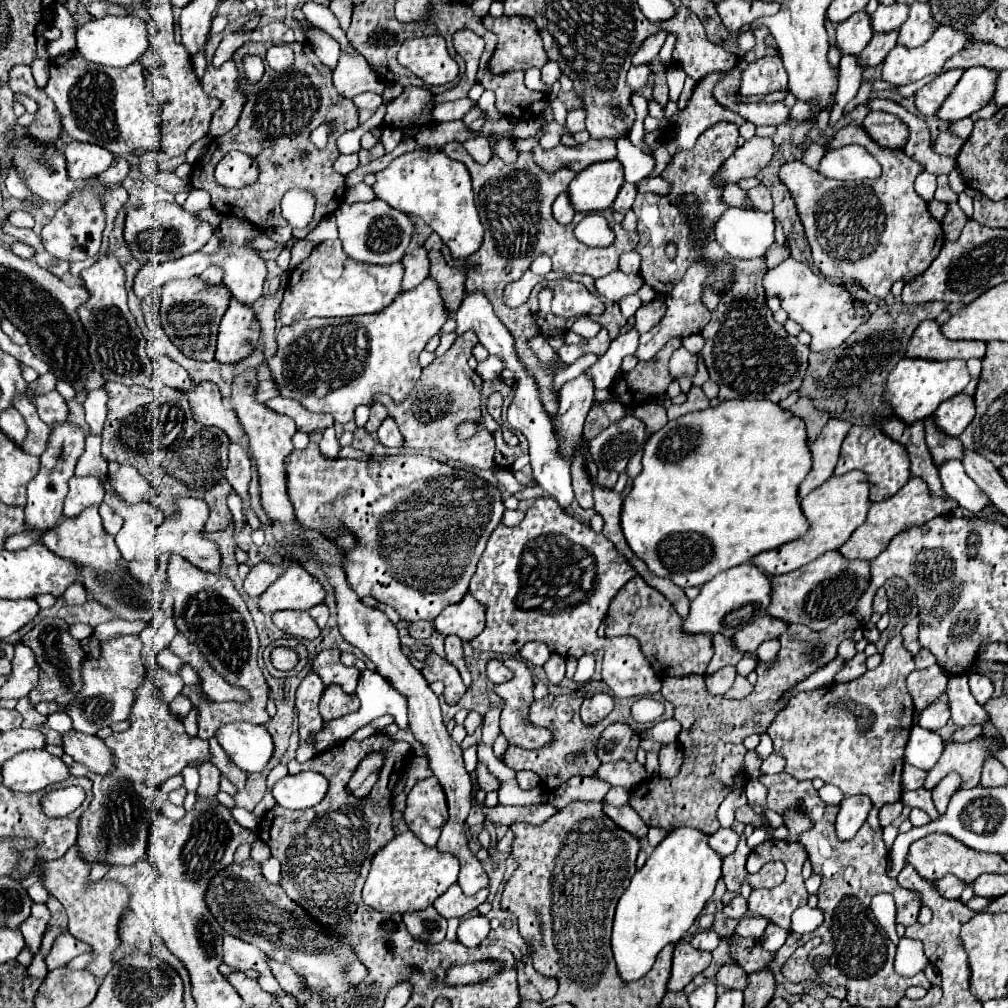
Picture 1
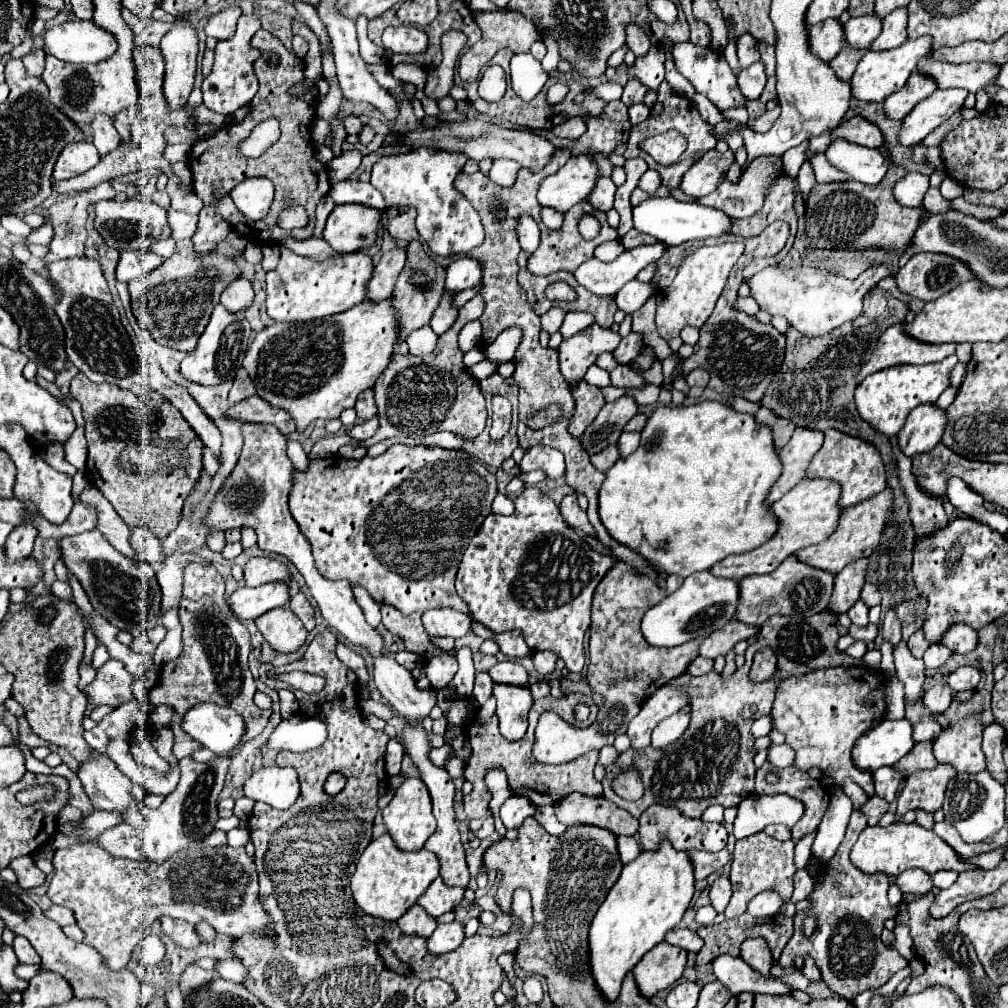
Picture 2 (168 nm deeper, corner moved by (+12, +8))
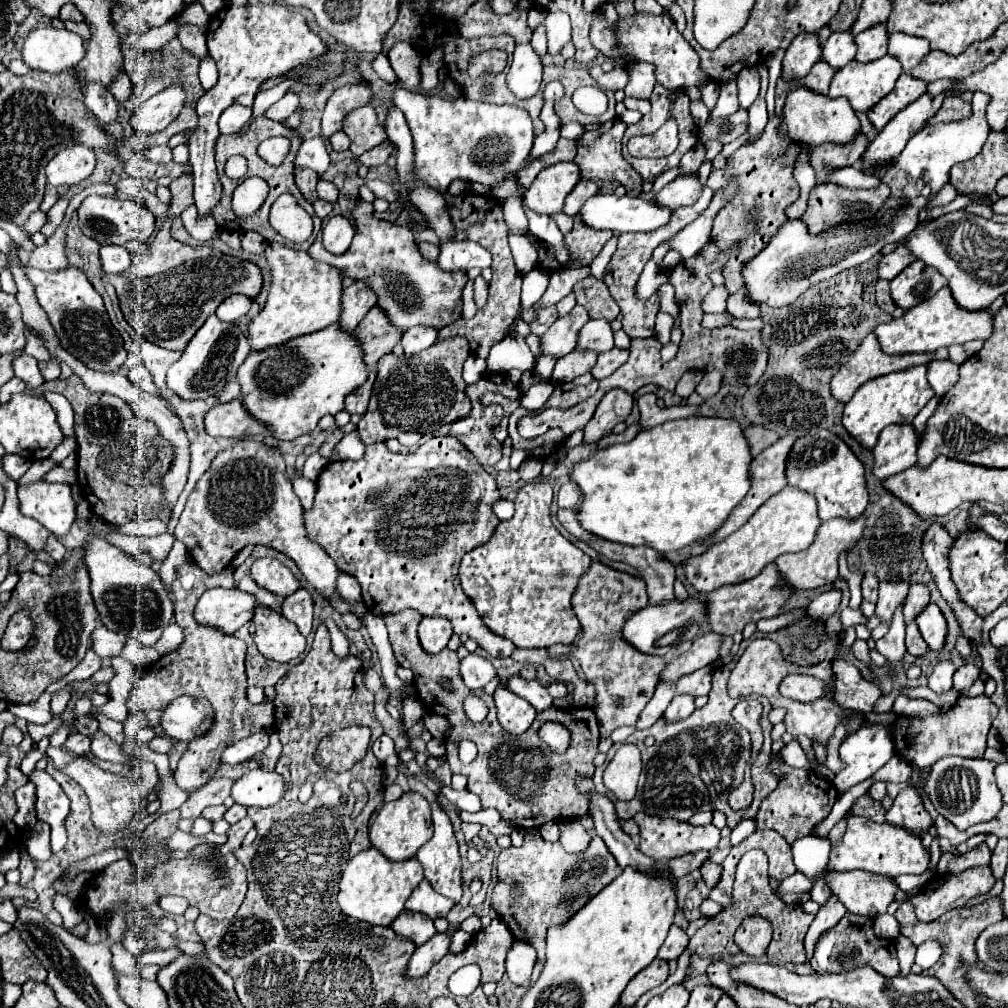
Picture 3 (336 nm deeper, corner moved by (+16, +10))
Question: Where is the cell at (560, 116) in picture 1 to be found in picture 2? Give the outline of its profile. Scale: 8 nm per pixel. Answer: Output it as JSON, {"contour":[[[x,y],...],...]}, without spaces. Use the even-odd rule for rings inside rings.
{"contour":[[[530,52],[516,54],[510,62],[510,78],[514,92],[524,98],[524,101],[532,100],[548,80],[548,74],[542,70],[540,62],[532,58]]]}

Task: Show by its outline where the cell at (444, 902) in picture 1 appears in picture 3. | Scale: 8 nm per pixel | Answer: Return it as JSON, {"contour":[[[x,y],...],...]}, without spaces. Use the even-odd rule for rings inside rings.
{"contour":[[[422,880],[418,884],[418,888],[412,892],[412,896],[406,902],[408,912],[426,914],[432,920],[444,918],[452,906],[454,906],[454,902],[444,898],[444,896],[440,896],[440,894],[436,894],[426,880]]]}

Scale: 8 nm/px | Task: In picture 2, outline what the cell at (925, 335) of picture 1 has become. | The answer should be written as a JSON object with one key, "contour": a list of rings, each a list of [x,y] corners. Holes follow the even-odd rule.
{"contour":[[[904,322],[888,326],[880,336],[872,358],[862,366],[856,380],[862,382],[868,374],[896,366],[896,364],[930,364],[956,354],[958,344],[920,344],[904,332]]]}

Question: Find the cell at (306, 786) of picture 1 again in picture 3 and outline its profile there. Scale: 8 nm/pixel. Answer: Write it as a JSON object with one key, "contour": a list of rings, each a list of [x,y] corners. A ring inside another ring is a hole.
{"contour":[[[262,768],[246,772],[232,786],[232,798],[240,806],[272,806],[280,800],[284,792],[284,780],[276,772],[266,772]]]}

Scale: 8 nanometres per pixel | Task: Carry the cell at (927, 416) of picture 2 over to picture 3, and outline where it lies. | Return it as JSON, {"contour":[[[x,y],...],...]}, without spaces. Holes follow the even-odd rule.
{"contour":[[[892,424],[880,432],[876,446],[872,448],[874,468],[872,474],[878,480],[886,480],[892,474],[904,472],[916,464],[918,436],[910,424]]]}

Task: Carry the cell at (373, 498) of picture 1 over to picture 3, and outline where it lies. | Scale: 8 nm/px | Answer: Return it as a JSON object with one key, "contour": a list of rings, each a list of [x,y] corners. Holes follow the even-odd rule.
{"contour":[[[436,436],[424,442],[416,452],[394,454],[384,442],[366,446],[362,460],[340,460],[326,466],[318,478],[314,508],[304,512],[308,538],[318,542],[336,562],[340,572],[354,576],[362,586],[362,598],[368,612],[386,616],[406,608],[418,610],[422,616],[442,616],[452,622],[454,634],[466,632],[492,658],[508,658],[514,644],[496,636],[486,628],[476,608],[460,588],[460,558],[476,546],[488,542],[498,526],[492,504],[500,500],[500,492],[492,474],[488,474],[476,456],[452,436]]]}

